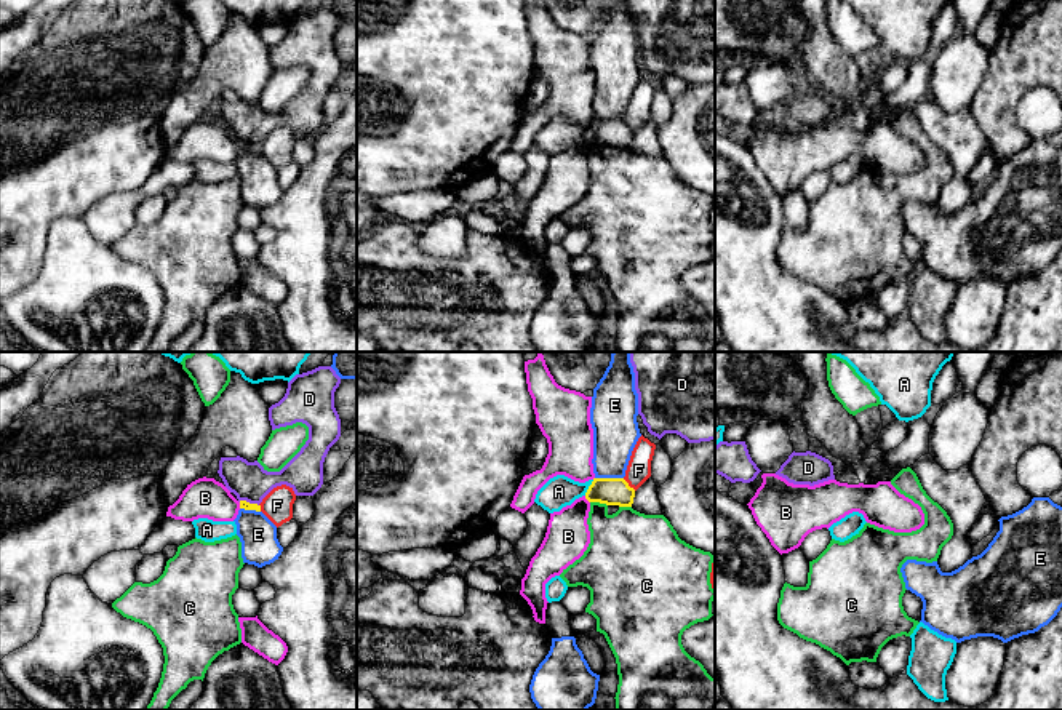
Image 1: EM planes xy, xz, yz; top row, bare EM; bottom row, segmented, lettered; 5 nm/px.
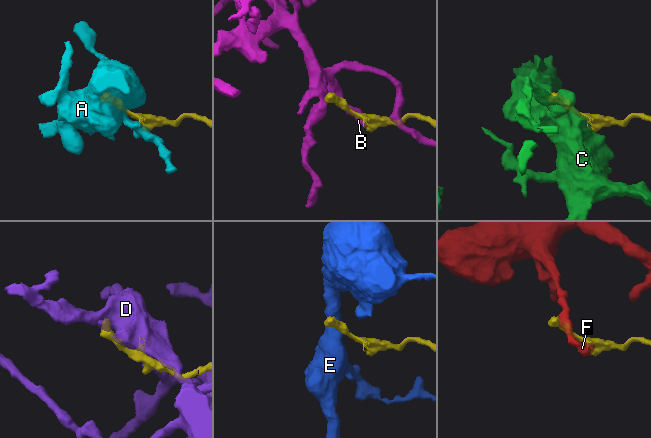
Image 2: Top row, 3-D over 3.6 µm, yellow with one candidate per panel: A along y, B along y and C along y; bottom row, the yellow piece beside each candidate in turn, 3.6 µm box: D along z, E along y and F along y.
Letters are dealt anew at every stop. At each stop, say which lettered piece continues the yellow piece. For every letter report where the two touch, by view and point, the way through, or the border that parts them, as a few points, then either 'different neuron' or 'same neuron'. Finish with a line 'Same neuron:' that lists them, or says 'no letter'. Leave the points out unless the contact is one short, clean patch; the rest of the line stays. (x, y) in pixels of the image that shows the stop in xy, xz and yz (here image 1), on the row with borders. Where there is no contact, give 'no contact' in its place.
A: xz (589, 488) | along xz (594, 480), (584, 494) | different neuron
B: xz (586, 498) | different neuron
C: xz (598, 501) | different neuron
D: xy (248, 502) | different neuron
E: xz (610, 478) | along xz (595, 477), (622, 478) | different neuron
F: xz (627, 485) | different neuron
Same neuron: no letter

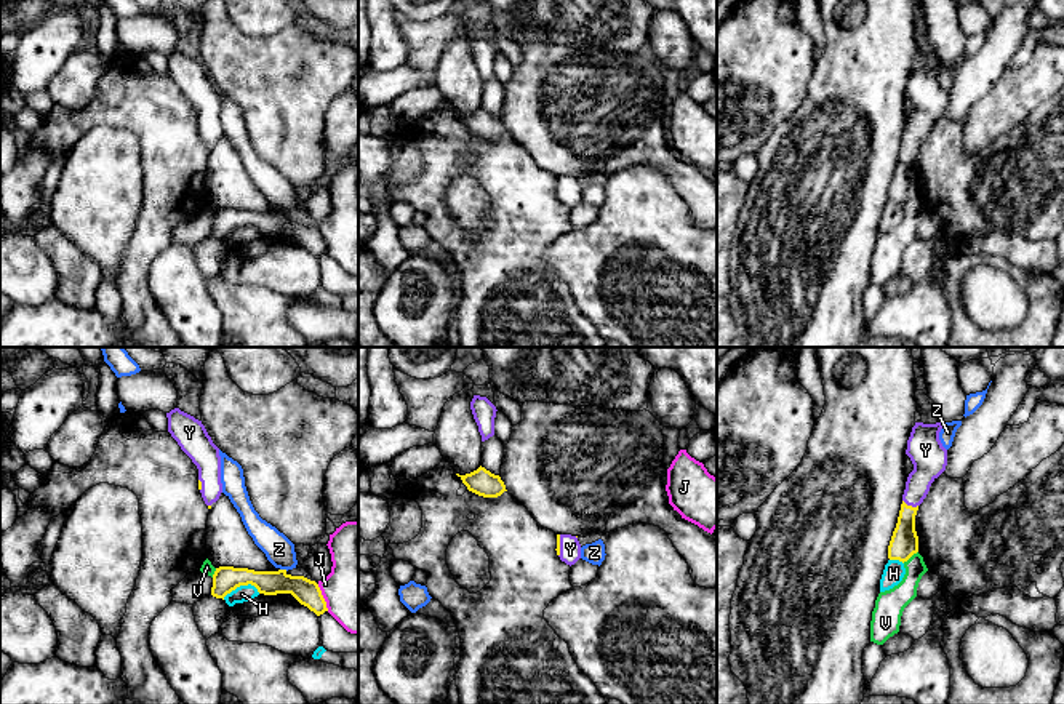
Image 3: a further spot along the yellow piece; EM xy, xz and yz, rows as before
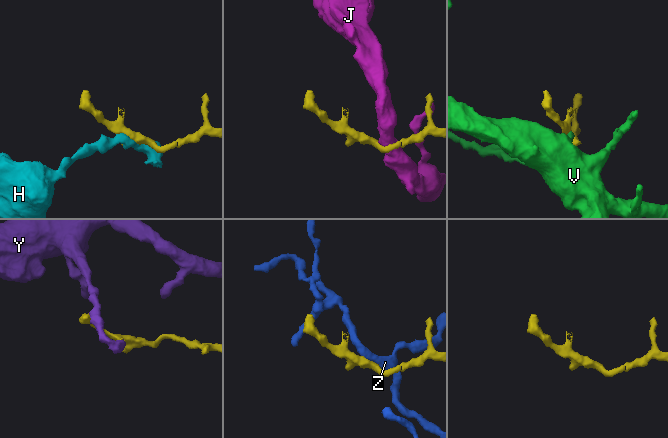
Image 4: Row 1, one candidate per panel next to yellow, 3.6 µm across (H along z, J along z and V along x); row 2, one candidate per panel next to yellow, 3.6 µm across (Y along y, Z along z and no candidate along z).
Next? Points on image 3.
H: xy (240, 584) | along xy (260, 592), (250, 584), (240, 584), (223, 599) | different neuron
J: xy (322, 597) | along xy (317, 584), (328, 610) | different neuron
V: yz (909, 557) | along yz (917, 551), (903, 562) | different neuron
Y: yz (911, 506) | different neuron
Z: xy (284, 570) | along xy (280, 568), (287, 570) | different neuron
Same neuron: no letter

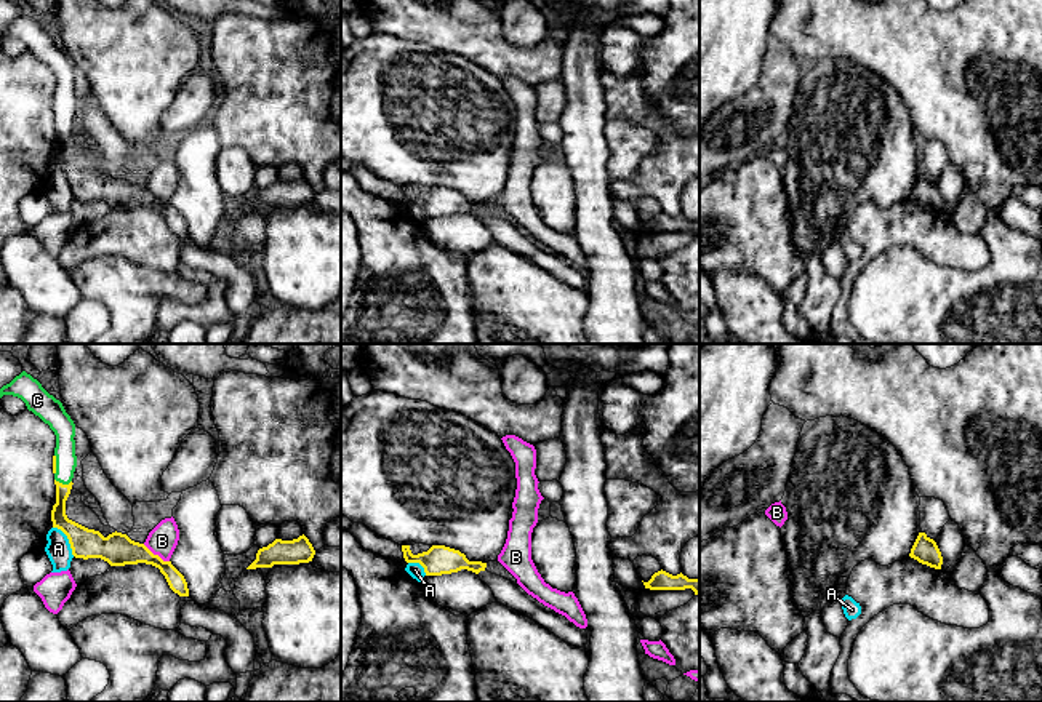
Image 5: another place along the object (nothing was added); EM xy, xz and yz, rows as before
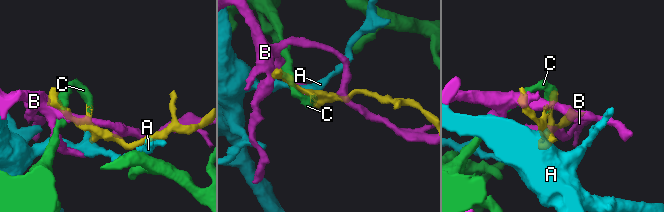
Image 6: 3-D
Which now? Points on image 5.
A: xy (68, 538) | along xy (53, 526), (66, 536), (74, 555) | different neuron
B: xy (156, 555) | different neuron
C: xy (61, 483) | different neuron
Same neuron: no letter

